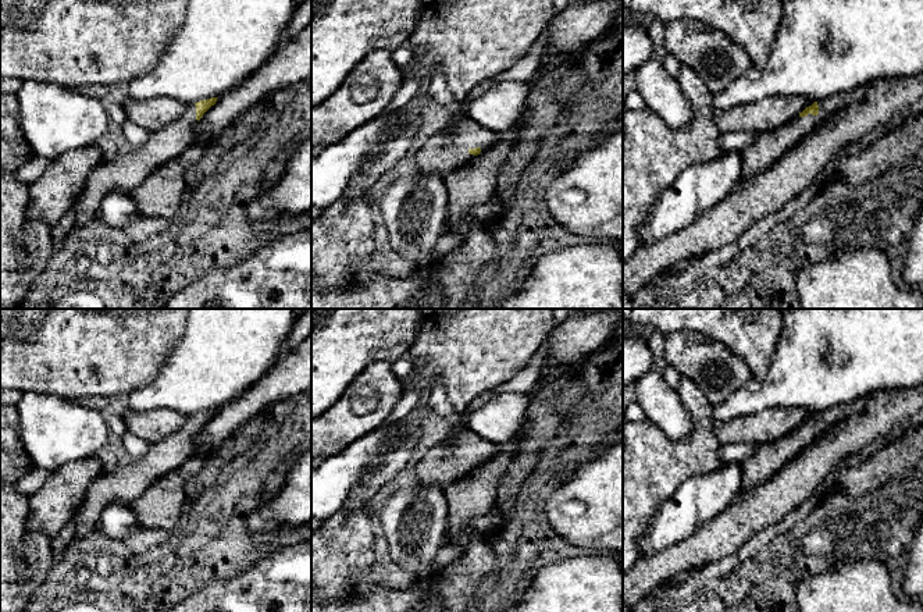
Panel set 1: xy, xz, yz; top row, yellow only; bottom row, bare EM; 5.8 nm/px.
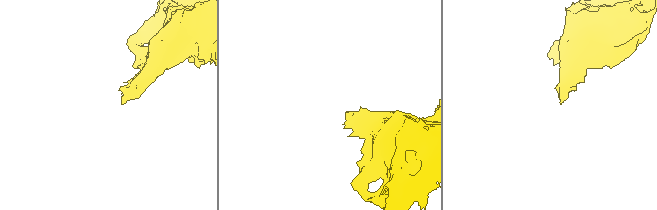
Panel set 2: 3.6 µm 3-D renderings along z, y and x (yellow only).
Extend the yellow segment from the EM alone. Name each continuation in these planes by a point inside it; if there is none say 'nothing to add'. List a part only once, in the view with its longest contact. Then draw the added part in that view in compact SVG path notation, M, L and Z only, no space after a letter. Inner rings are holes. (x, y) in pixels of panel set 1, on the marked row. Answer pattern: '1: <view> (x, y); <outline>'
1: yz (770, 145); M862 85L853 90L819 100L817 115L812 115L810 113L806 117L798 115L778 128L760 132L759 138L742 150L742 171L740 178L748 179L766 171L828 117L860 102L869 85Z

